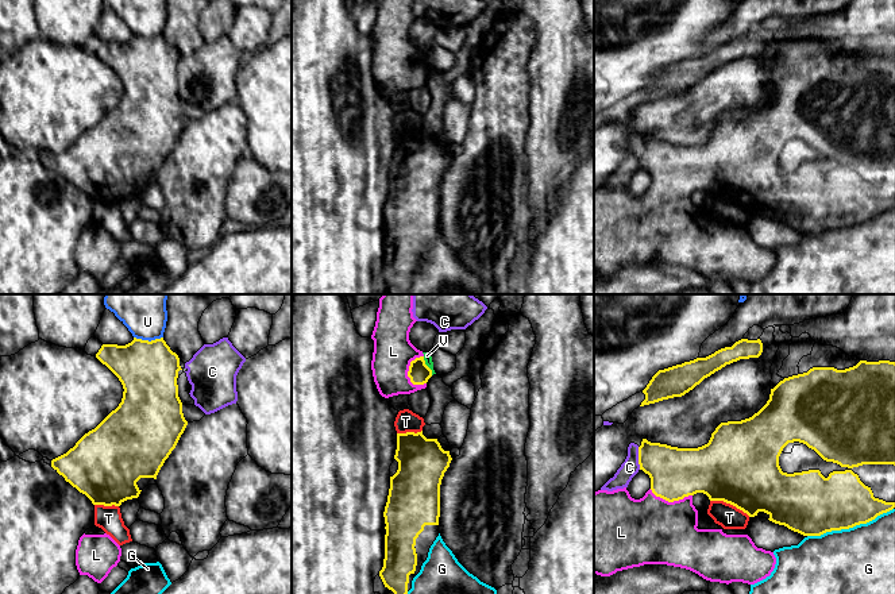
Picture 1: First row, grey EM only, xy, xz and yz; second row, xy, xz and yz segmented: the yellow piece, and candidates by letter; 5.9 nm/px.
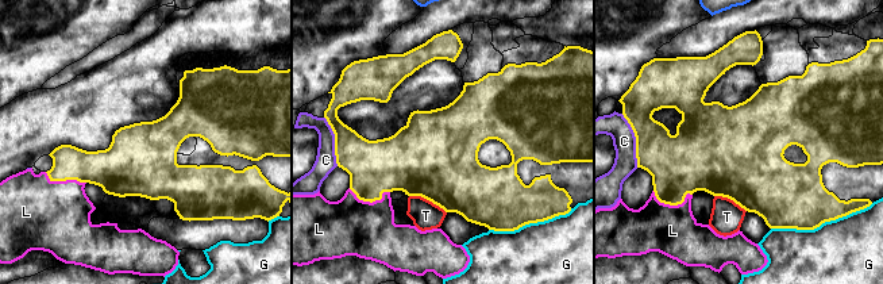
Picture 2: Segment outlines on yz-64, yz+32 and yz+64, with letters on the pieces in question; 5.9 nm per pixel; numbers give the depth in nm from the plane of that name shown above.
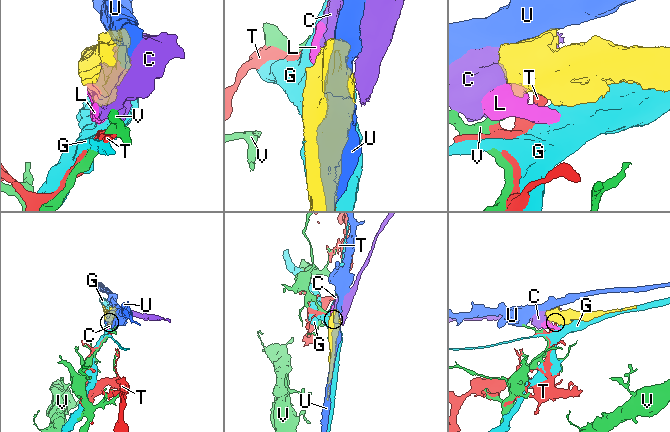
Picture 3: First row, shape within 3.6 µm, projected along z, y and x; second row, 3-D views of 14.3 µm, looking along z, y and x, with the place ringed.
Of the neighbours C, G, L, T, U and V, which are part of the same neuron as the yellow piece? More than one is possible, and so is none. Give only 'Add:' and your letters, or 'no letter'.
Add: L

